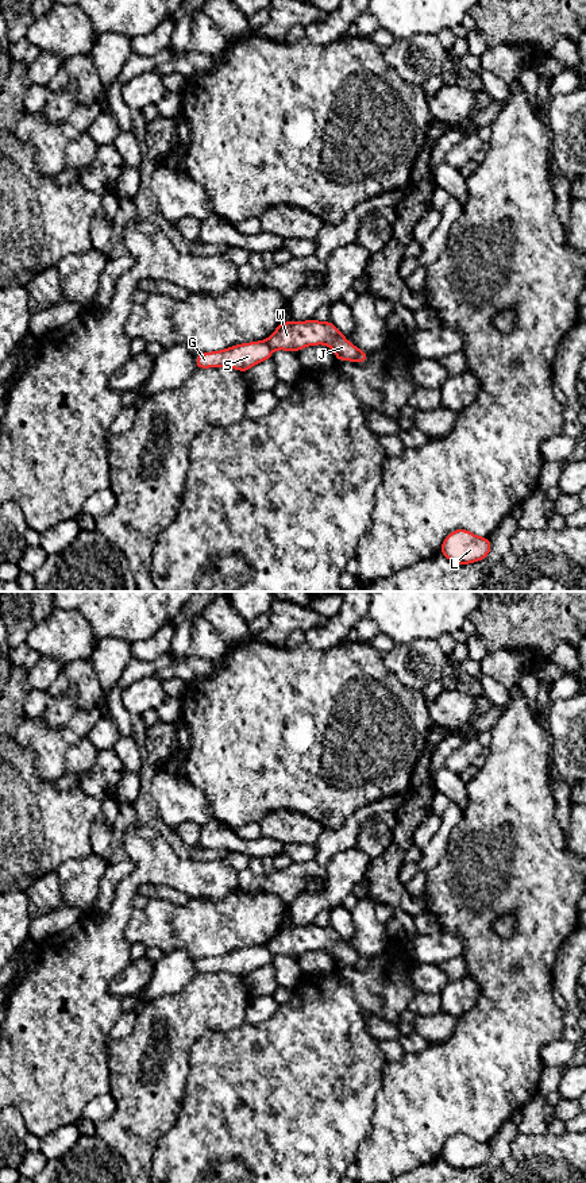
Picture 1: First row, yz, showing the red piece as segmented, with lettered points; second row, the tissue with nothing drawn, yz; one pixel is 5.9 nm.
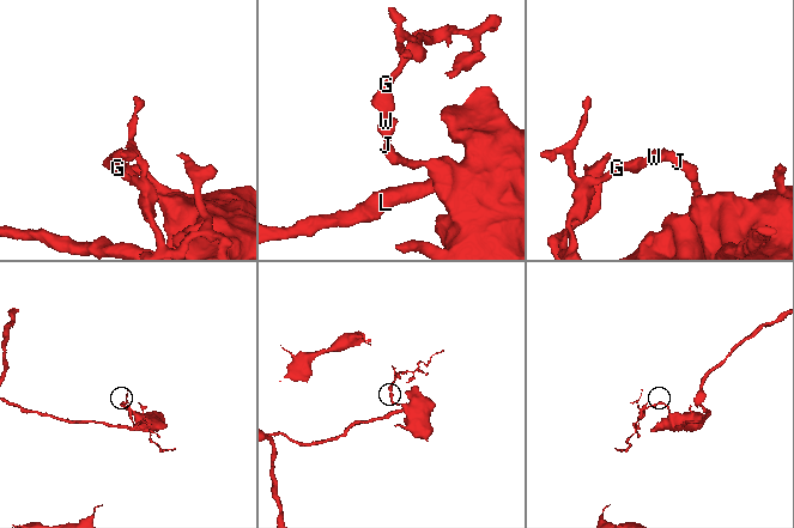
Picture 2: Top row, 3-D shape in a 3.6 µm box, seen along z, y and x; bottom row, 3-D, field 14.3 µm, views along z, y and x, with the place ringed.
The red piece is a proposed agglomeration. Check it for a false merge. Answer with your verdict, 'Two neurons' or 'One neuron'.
Two neurons

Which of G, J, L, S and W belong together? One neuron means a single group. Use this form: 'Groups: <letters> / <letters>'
Groups: G S / J L W

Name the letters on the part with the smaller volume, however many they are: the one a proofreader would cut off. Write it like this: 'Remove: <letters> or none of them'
Remove: G, S

